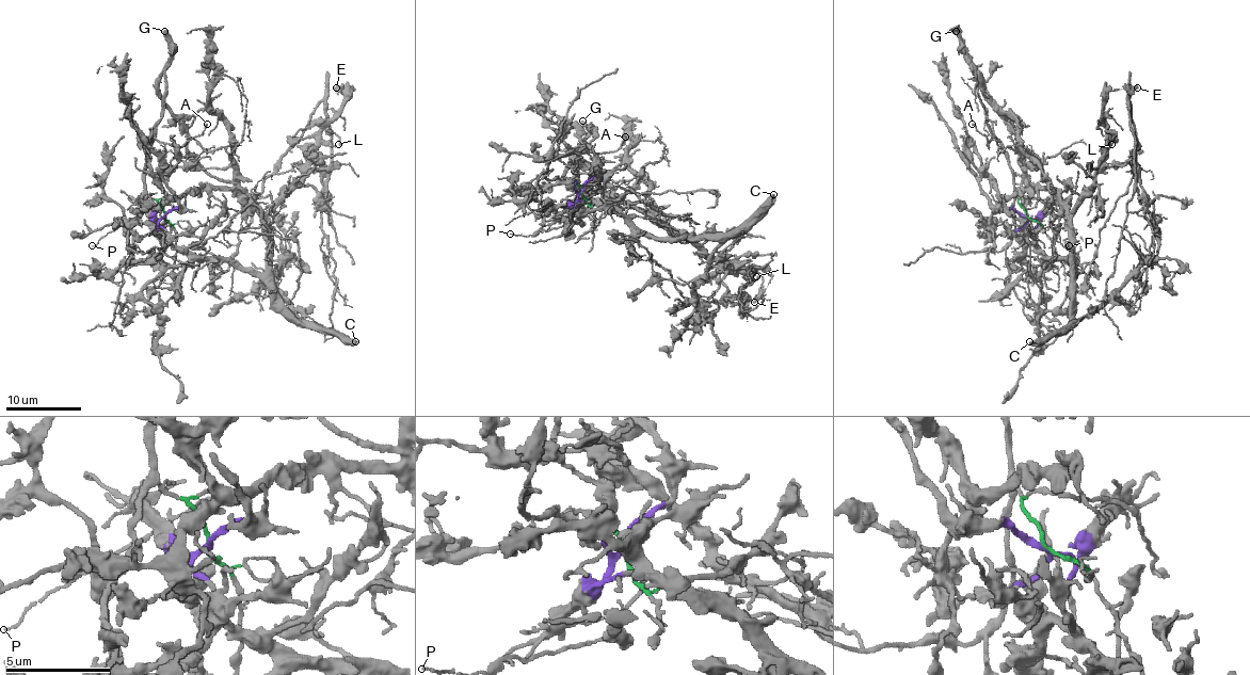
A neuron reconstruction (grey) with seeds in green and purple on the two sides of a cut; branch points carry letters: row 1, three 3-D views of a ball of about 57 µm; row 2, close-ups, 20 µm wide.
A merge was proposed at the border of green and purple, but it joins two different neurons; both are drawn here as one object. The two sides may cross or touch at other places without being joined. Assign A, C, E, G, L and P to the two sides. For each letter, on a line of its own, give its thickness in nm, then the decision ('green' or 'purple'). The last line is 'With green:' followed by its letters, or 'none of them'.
A: calibre 160 nm; green
C: calibre 420 nm; purple
E: calibre 400 nm; purple
G: calibre 380 nm; green
L: calibre 170 nm; purple
P: calibre 110 nm; green
With green: A, G, P

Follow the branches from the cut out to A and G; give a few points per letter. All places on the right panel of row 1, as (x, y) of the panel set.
A: (1025, 217), (1025, 209), (1018, 202), (1013, 188), (1008, 153), (993, 138), (988, 147), (986, 135), (973, 124)
G: (1025, 217), (1013, 188), (1008, 153), (991, 130), (976, 91), (976, 66), (956, 30)

